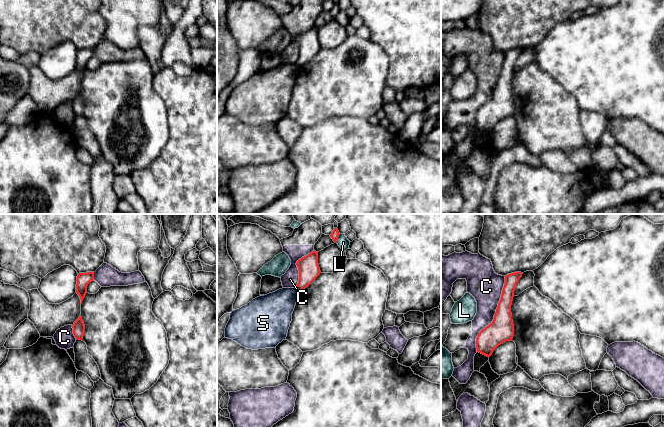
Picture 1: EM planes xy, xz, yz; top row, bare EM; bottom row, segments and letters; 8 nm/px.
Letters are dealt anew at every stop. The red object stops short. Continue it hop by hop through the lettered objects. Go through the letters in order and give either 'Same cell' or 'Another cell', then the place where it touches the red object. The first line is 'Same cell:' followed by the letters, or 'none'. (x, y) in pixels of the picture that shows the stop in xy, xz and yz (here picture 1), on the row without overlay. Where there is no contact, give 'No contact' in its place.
Same cell: none
C: Another cell. Touches red at yz (494, 91)
L: Another cell. Touches red at xz (337, 14)
S: Another cell. Touches red at xz (297, 65)

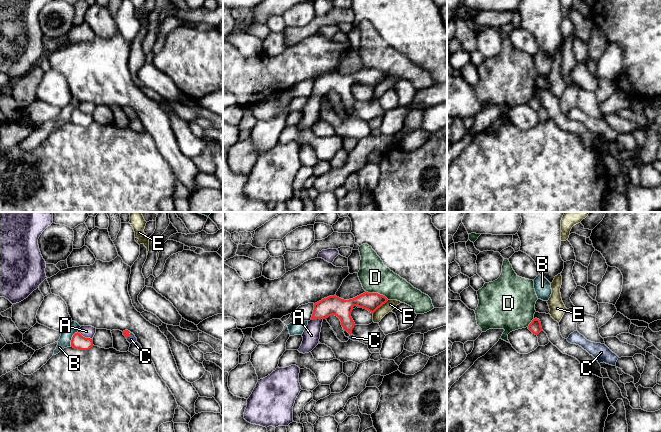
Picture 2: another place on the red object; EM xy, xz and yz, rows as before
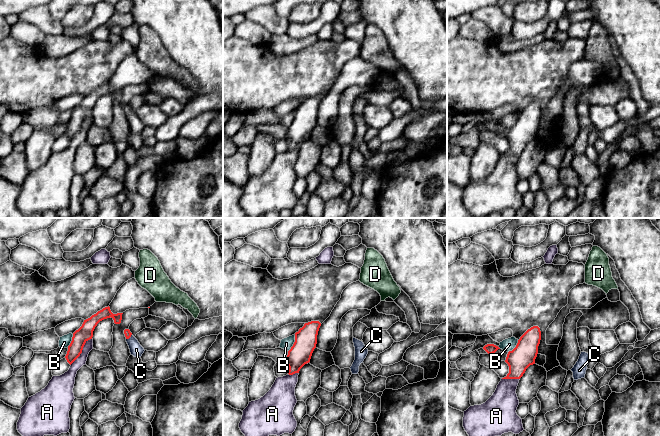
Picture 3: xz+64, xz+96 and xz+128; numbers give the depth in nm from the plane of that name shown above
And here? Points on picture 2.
Same cell: C
A: Another cell. Touches red at xy (84, 113)
B: Another cell. Touches red at xy (72, 114)
C: Same cell. Touches red at xy (129, 111)
D: Another cell. Touches red at xz (377, 69)
E: Another cell. Touches red at xz (380, 82)

